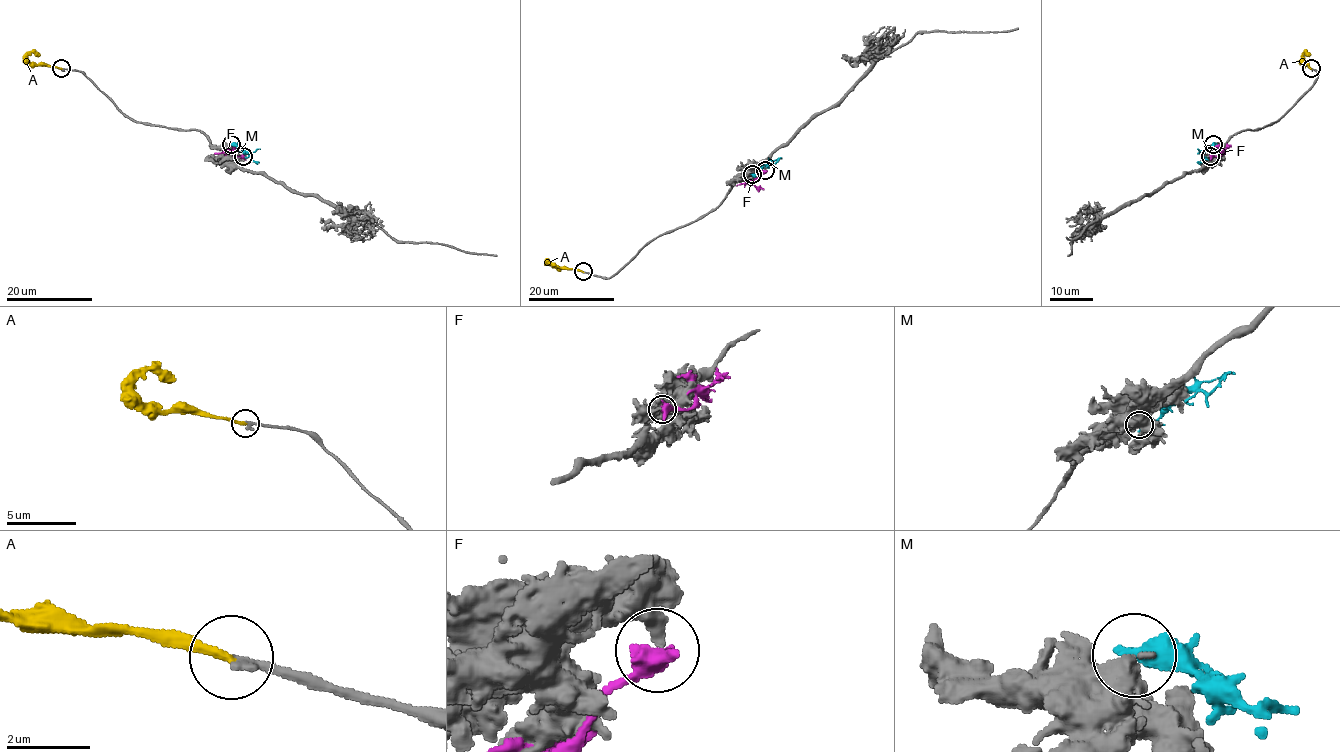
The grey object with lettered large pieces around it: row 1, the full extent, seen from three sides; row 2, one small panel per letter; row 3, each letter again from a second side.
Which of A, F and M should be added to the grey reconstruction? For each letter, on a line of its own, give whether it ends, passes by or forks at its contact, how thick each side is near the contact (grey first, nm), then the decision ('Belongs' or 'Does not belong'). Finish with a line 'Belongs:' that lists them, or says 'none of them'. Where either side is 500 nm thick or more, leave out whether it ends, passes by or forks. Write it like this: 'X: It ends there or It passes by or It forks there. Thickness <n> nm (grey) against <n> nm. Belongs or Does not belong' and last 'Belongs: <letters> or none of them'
A: It ends there. Thickness 240 nm (grey) against 220 nm. Belongs
F: Thickness 360 nm (grey) against 550 nm. Does not belong
M: Thickness 600 nm (grey) against 600 nm. Does not belong
Belongs: A

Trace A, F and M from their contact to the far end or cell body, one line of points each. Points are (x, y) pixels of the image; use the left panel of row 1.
A: (61, 68), (32, 64), (27, 59), (31, 52), (40, 55)
F: (244, 156), (236, 156), (233, 152), (215, 154)
M: (231, 144), (259, 162)

